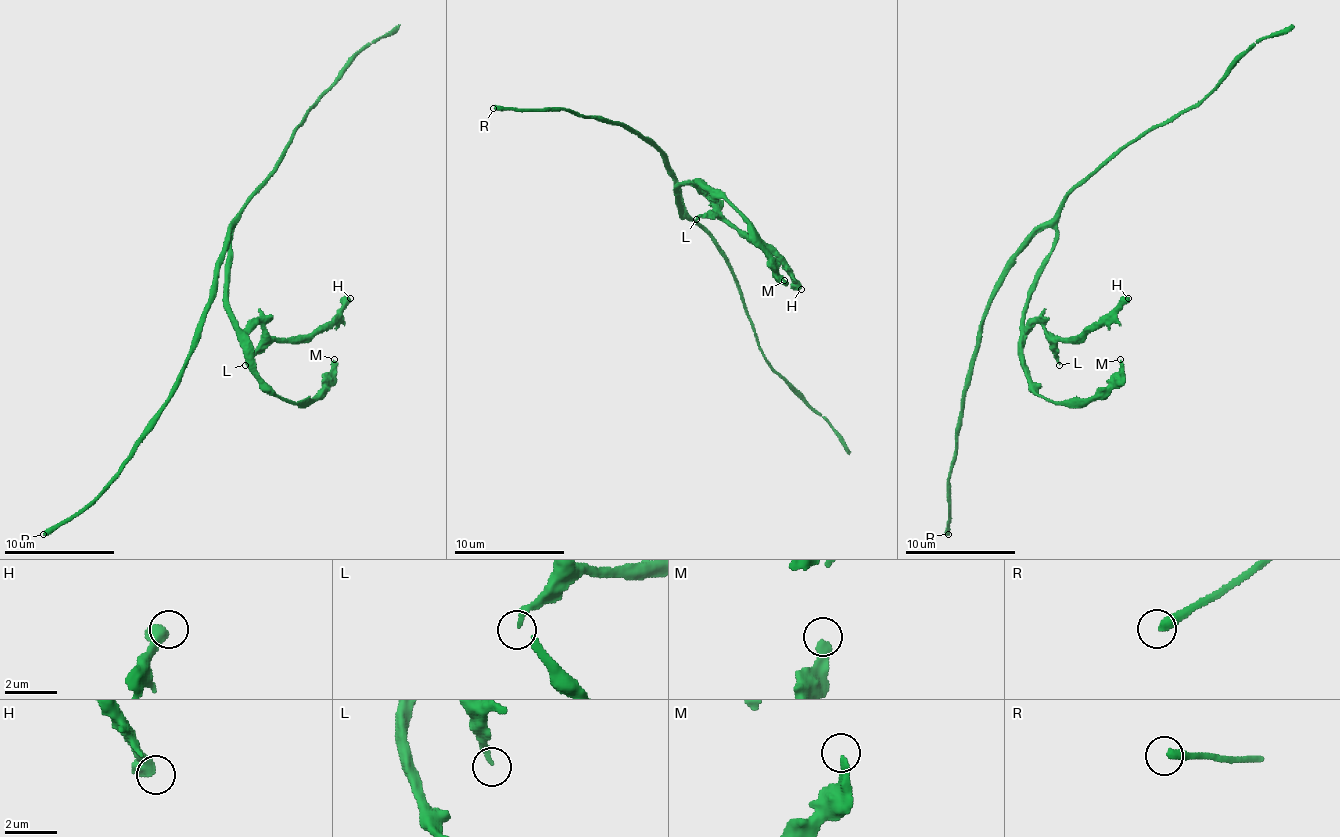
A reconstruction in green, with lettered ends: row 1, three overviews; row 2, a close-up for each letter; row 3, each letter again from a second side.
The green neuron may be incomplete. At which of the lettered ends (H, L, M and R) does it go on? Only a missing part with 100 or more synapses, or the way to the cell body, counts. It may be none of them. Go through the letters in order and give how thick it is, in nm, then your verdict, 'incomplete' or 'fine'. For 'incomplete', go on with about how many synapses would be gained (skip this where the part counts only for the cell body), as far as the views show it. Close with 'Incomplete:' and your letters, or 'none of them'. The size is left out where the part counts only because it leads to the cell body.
H: calibre 550 nm; fine
L: calibre 190 nm; fine
M: calibre 280 nm; fine
R: calibre 360 nm; fine
Incomplete: none of them

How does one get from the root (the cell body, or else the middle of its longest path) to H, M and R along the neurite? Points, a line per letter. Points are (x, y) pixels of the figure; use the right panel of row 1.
H: (1034, 237), (1048, 226), (1056, 232), (1028, 298), (1025, 329), (1039, 323), (1053, 337), (1084, 337), (1128, 298)
M: (1034, 237), (1048, 226), (1056, 232), (1023, 320), (1028, 384), (1050, 401), (1089, 401), (1120, 373), (1120, 359)
R: (1034, 237), (1006, 273), (981, 326), (981, 340), (970, 370), (959, 420), (956, 459), (948, 481), (948, 534)

